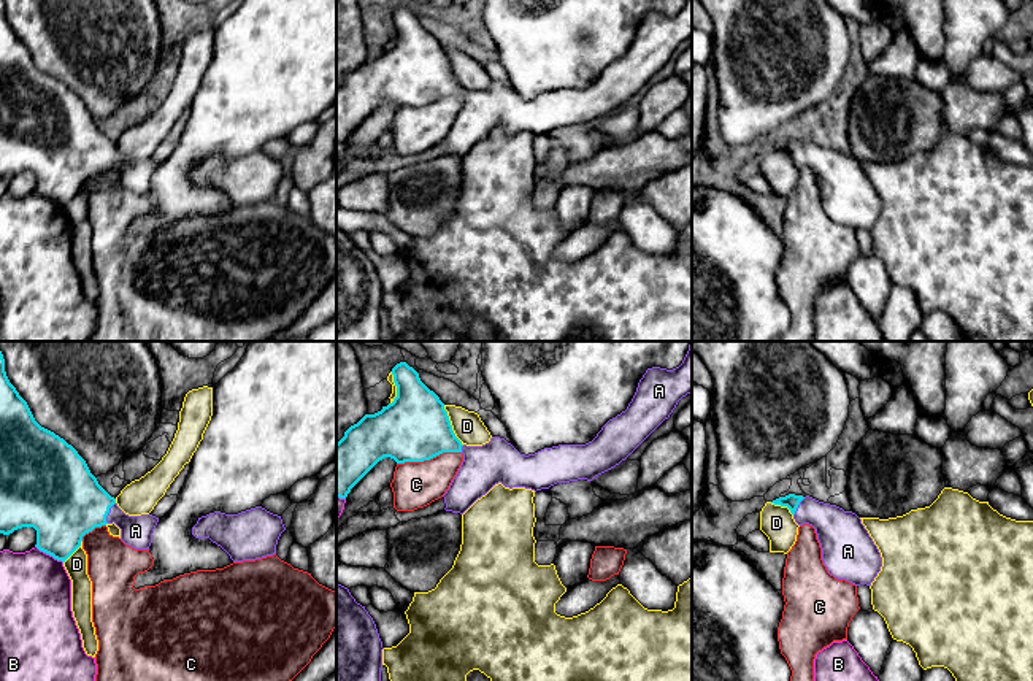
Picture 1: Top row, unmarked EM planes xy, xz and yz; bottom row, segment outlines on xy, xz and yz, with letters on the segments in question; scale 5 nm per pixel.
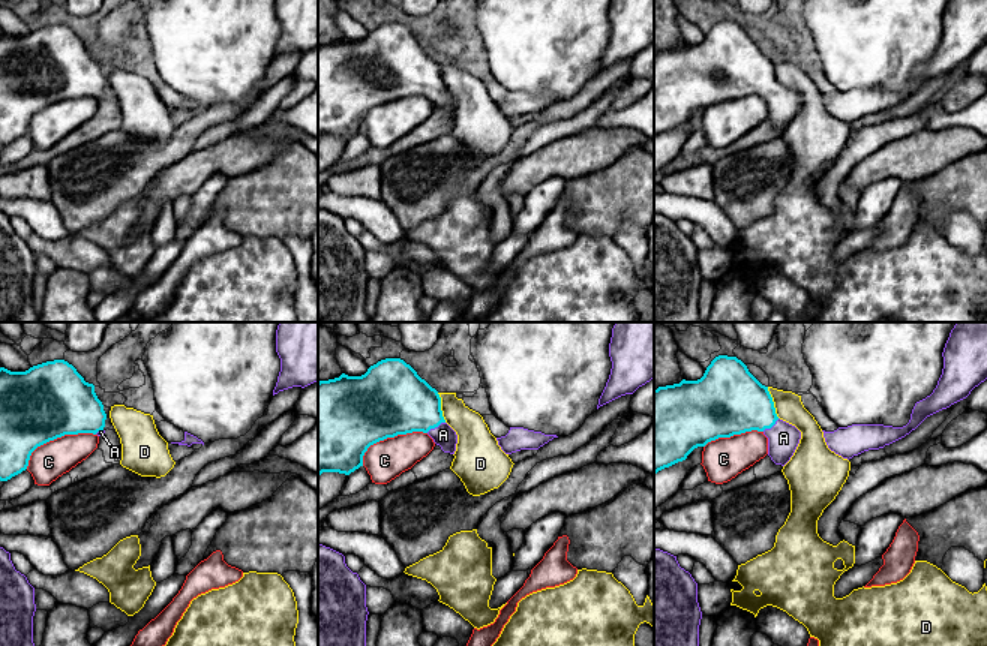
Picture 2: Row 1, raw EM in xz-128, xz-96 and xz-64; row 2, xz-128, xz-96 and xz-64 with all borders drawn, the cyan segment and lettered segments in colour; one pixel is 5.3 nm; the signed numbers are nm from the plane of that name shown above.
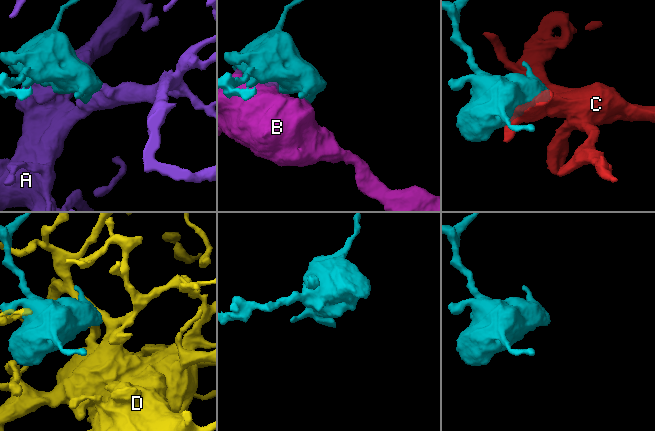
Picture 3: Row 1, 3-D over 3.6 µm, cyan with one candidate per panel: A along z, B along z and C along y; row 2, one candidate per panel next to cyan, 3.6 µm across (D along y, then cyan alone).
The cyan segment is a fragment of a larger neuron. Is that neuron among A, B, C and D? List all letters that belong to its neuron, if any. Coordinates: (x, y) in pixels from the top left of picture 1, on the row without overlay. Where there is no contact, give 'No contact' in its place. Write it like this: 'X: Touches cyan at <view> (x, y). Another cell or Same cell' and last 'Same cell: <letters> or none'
A: Touches cyan at xy (108, 156). Same cell
B: Touches cyan at xy (49, 199). Another cell
C: Touches cyan at xz (429, 103). Another cell
D: Touches cyan at xz (451, 70). Another cell
Same cell: A

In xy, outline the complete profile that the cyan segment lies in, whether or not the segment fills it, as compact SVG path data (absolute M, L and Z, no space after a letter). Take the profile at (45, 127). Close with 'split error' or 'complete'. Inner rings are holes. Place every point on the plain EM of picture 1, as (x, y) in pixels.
M0 0L0 178L33 171L35 190L65 206L81 190L86 178L113 167L121 173L125 189L149 194L159 162L129 160L117 151L78 95L35 65L27 46L10 27Z; split error

